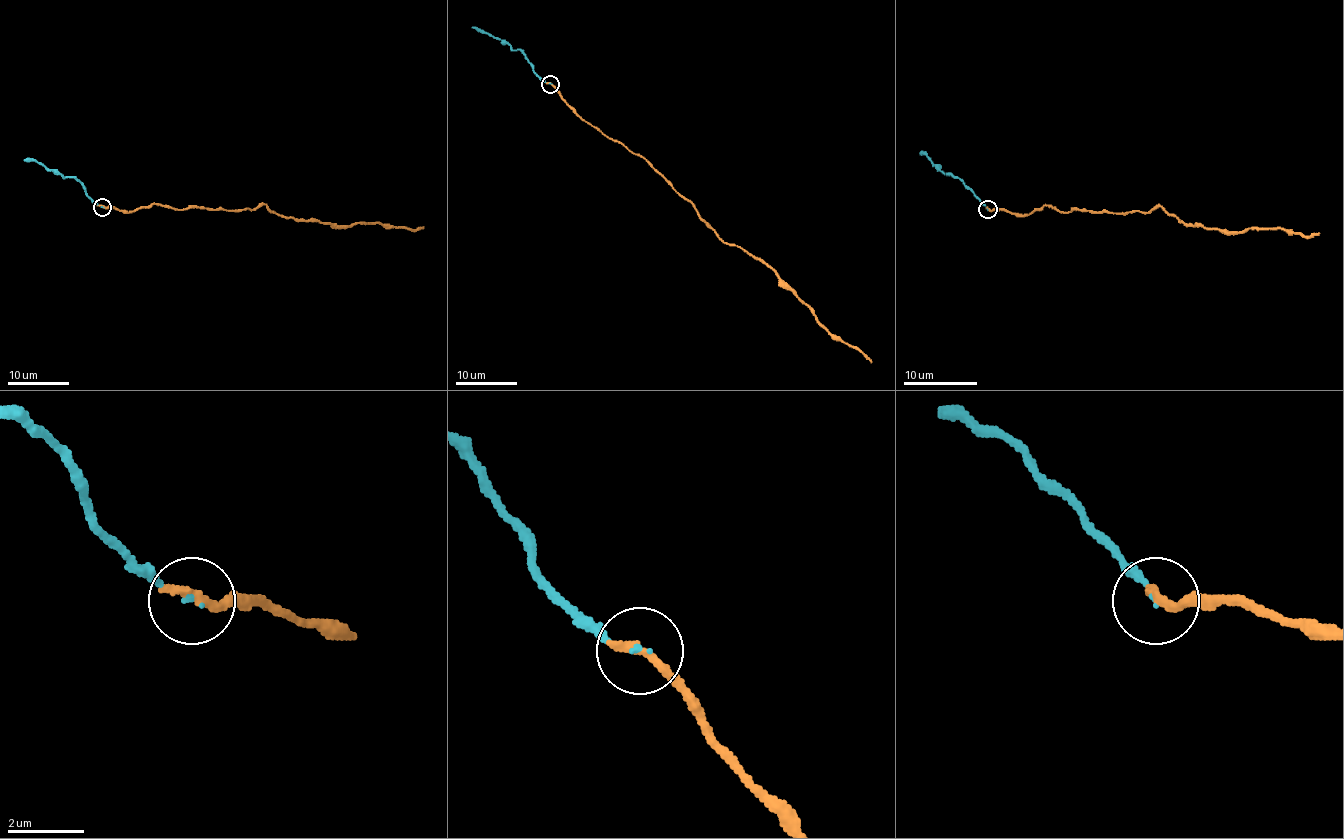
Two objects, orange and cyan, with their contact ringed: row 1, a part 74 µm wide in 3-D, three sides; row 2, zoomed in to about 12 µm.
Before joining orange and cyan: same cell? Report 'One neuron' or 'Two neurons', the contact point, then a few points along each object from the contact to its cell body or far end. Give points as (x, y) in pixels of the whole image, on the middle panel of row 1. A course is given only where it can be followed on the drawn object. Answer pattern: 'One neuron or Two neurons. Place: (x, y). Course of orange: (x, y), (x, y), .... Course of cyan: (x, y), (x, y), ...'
One neuron. Place: (550, 84). Course of orange: (550, 83), (576, 114), (645, 159), (724, 242), (741, 247), (772, 270), (830, 333), (872, 362). Course of cyan: (550, 83), (534, 72), (520, 51), (471, 28)

